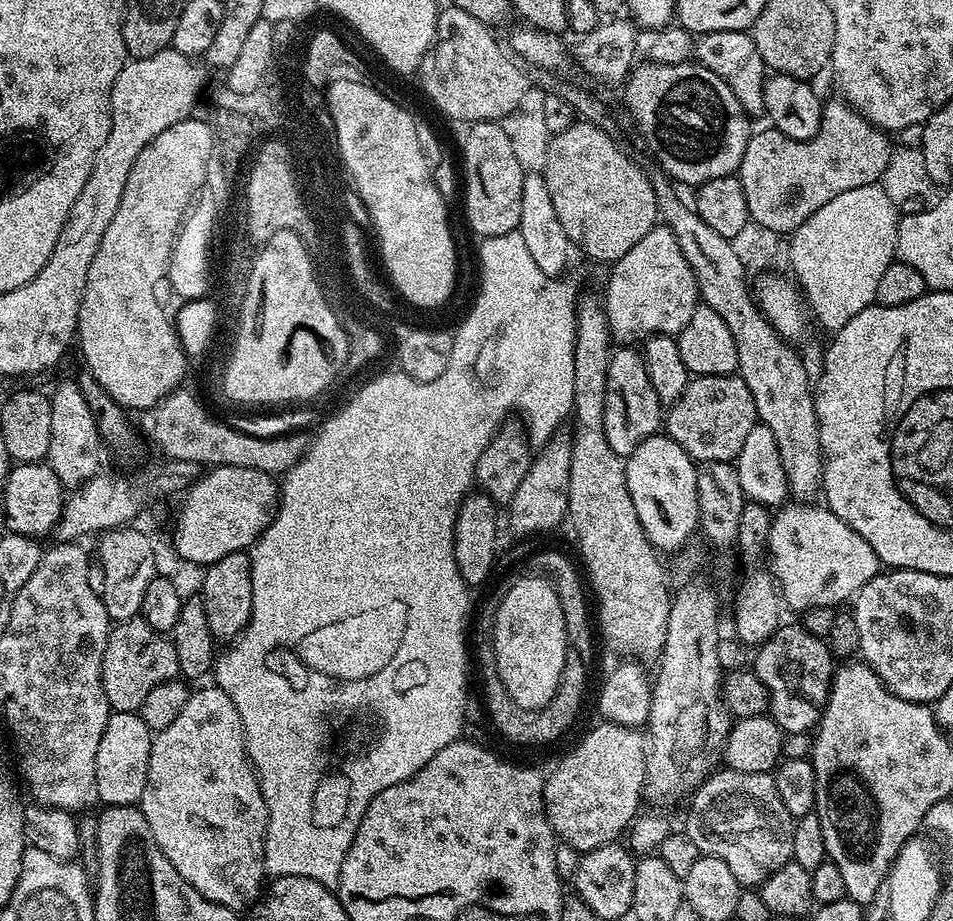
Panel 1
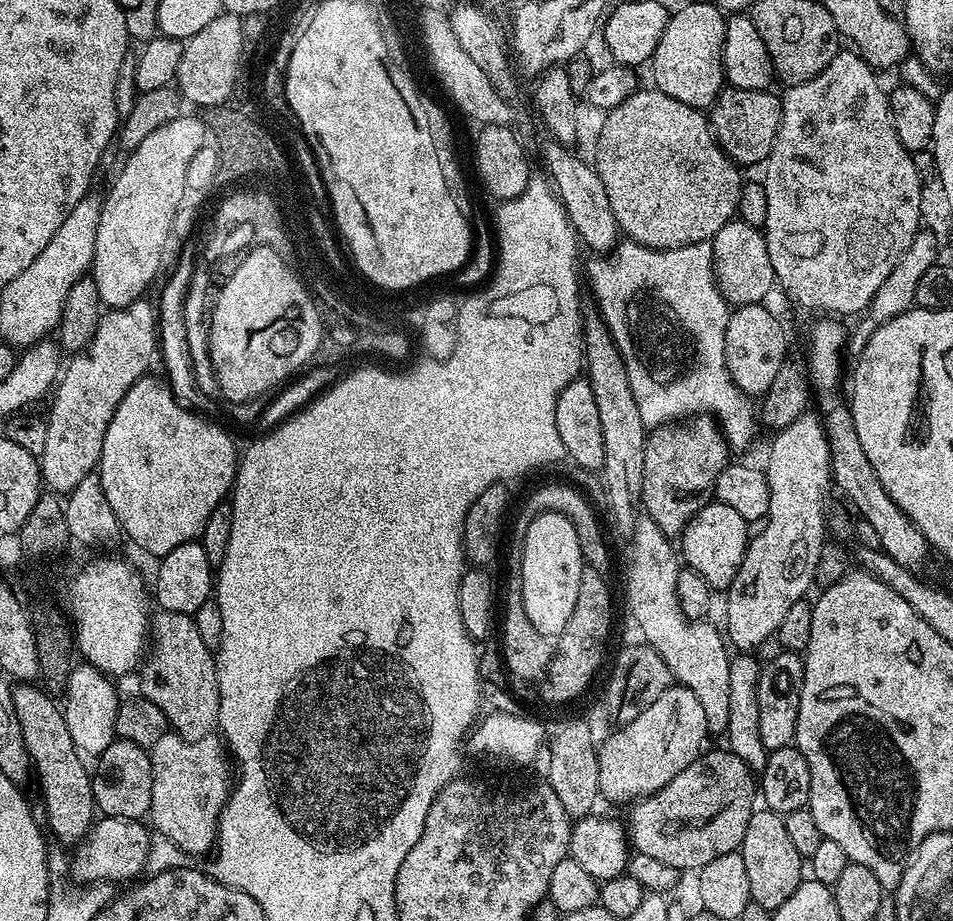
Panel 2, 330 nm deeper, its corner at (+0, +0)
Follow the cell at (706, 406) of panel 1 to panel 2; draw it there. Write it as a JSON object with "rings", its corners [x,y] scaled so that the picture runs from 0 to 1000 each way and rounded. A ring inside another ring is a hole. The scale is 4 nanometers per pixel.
{"rings":[[[736,450],[725,454],[719,454],[712,458],[694,460],[692,465],[685,465],[679,470],[677,480],[677,502],[674,511],[674,528],[672,534],[672,547],[678,555],[679,564],[686,566],[690,575],[702,584],[712,583],[718,572],[732,558],[732,554],[739,550],[741,543],[735,537],[738,534],[746,535],[751,529],[753,515],[764,507],[766,503],[766,488],[760,476],[760,468],[751,459],[748,453]]]}

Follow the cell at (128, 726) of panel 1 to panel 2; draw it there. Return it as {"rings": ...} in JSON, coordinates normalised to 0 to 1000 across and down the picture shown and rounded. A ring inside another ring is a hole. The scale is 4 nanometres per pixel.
{"rings":[[[122,801],[111,814],[100,822],[95,844],[97,865],[101,868],[101,876],[109,886],[151,890],[158,883],[159,823],[156,813]]]}

